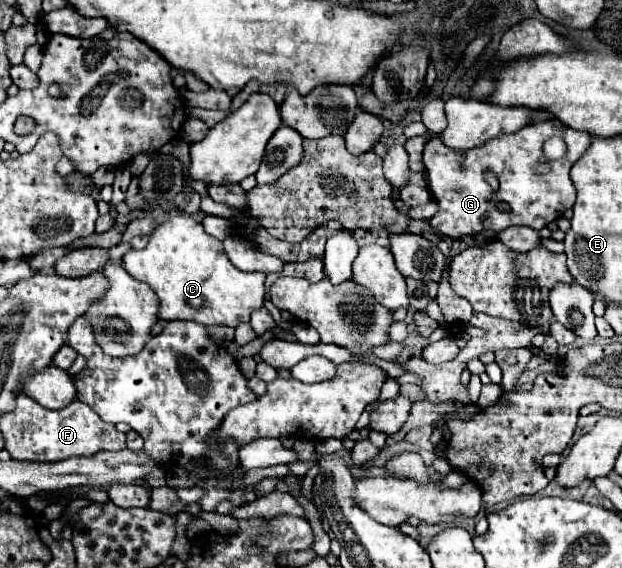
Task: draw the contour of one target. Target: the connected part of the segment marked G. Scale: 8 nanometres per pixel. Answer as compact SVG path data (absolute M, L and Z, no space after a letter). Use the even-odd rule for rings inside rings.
M558 119L540 121L530 127L522 127L516 133L488 139L488 143L482 147L474 147L464 153L452 151L442 143L440 135L434 135L426 143L422 159L428 189L438 203L438 213L430 219L430 225L452 239L476 235L482 229L492 229L498 233L516 225L526 225L540 231L548 223L560 219L564 211L572 209L576 203L576 187L570 179L570 167L588 149L590 139L590 133L570 129L564 123L558 123ZM552 135L560 135L566 141L568 153L558 161L550 161L550 171L546 175L538 175L534 167L540 163L544 141ZM488 171L498 179L498 191L486 183L484 175Z

